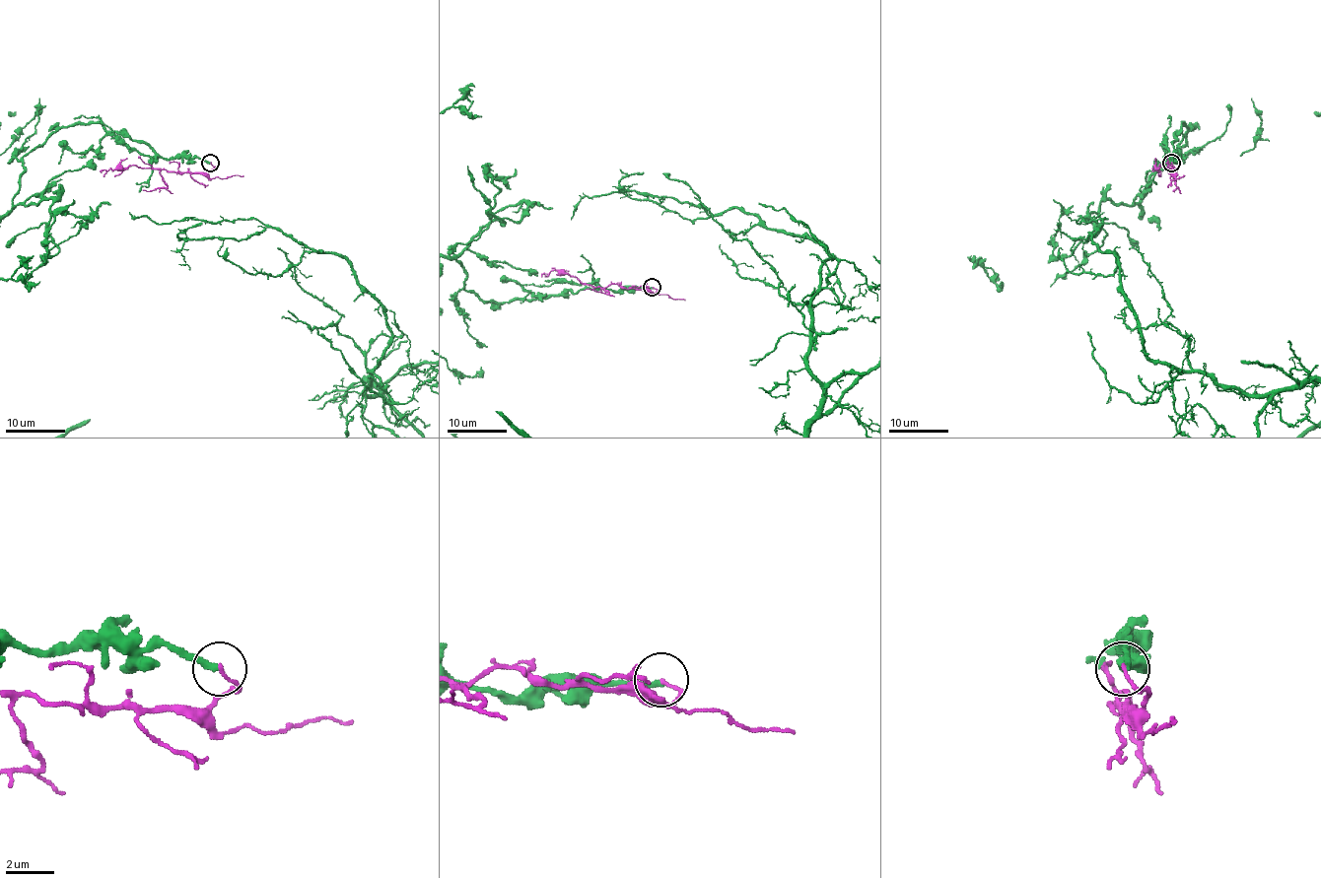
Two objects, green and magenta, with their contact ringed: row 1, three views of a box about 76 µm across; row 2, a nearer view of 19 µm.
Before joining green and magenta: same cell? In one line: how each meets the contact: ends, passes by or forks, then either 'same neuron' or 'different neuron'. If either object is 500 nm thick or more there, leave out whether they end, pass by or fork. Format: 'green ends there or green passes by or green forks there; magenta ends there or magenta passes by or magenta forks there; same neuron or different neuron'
green ends there; magenta ends there; different neuron

